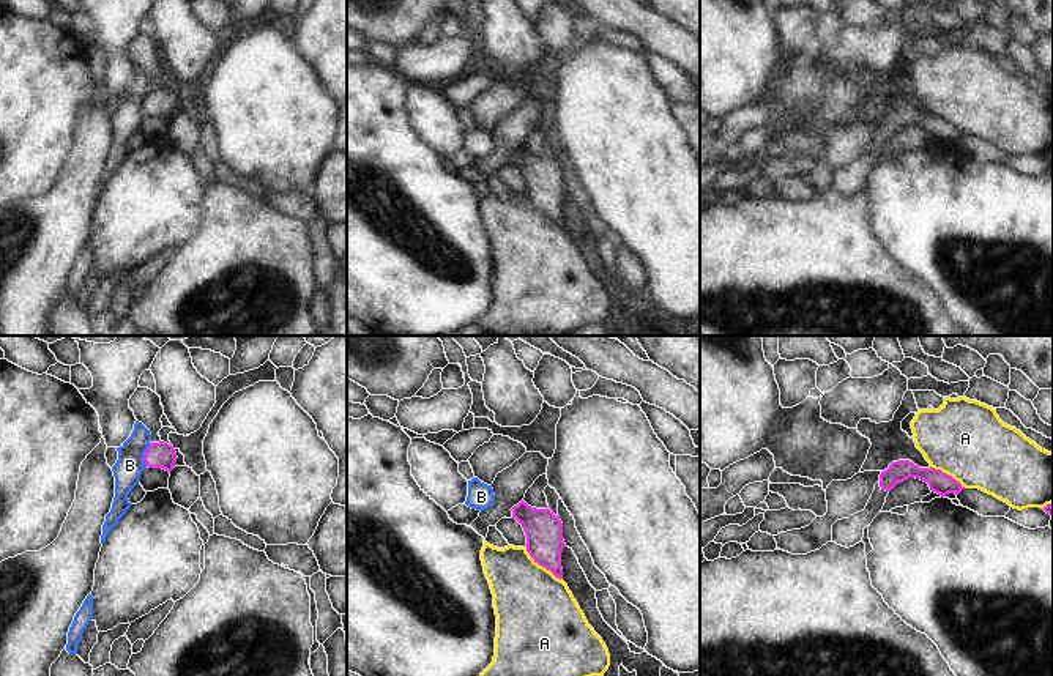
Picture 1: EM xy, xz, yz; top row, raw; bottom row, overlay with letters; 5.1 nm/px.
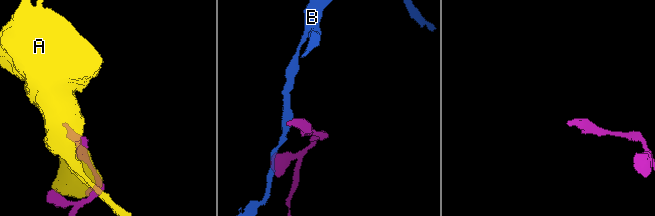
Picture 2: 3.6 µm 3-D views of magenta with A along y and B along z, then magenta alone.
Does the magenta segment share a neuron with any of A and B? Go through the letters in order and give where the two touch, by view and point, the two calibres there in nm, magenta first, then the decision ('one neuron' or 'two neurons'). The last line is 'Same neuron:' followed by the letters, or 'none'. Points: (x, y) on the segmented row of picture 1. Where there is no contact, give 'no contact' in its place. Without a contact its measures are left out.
A: meets magenta in xz at (541, 564); 190 nm thick on the magenta side, 420 nm on the other; two neurons
B: meets magenta in xy at (144, 454); 130 nm thick on the magenta side, 140 nm on the other; two neurons
Same neuron: none

